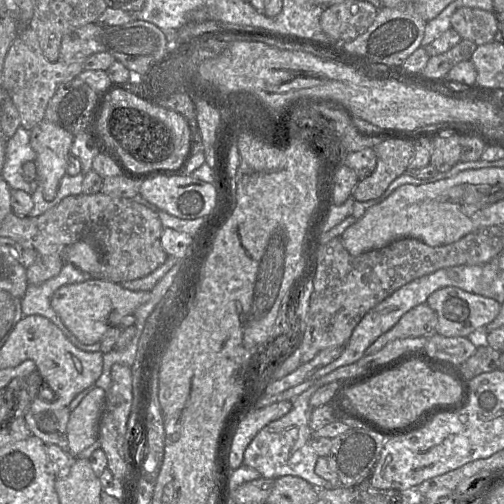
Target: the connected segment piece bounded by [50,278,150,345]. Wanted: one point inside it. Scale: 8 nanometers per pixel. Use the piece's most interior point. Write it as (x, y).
(88, 309)

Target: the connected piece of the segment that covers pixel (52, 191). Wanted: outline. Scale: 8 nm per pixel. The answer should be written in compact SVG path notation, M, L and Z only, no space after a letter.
M43 119L30 131L30 143L36 152L37 183L45 200L55 198L62 177L67 174L74 135Z

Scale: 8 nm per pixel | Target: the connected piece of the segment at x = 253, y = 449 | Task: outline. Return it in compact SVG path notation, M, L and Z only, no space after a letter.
M312 385L295 399L289 400L293 404L290 412L270 422L257 433L245 450L243 464L256 469L264 478L276 480L282 476L292 475L306 480L317 489L337 488L331 487L328 481L315 472L319 456L310 445L312 437L310 418L313 411L310 398L316 391L317 385Z

